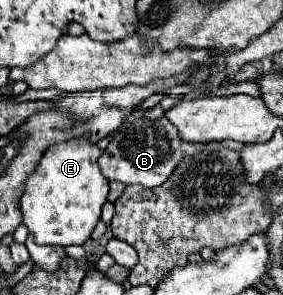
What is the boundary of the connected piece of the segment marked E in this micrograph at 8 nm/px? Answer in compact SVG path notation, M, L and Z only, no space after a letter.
M84 137L70 139L52 145L28 175L20 195L20 211L22 223L38 245L84 245L90 239L108 197L108 179L96 163L100 155L102 151Z

